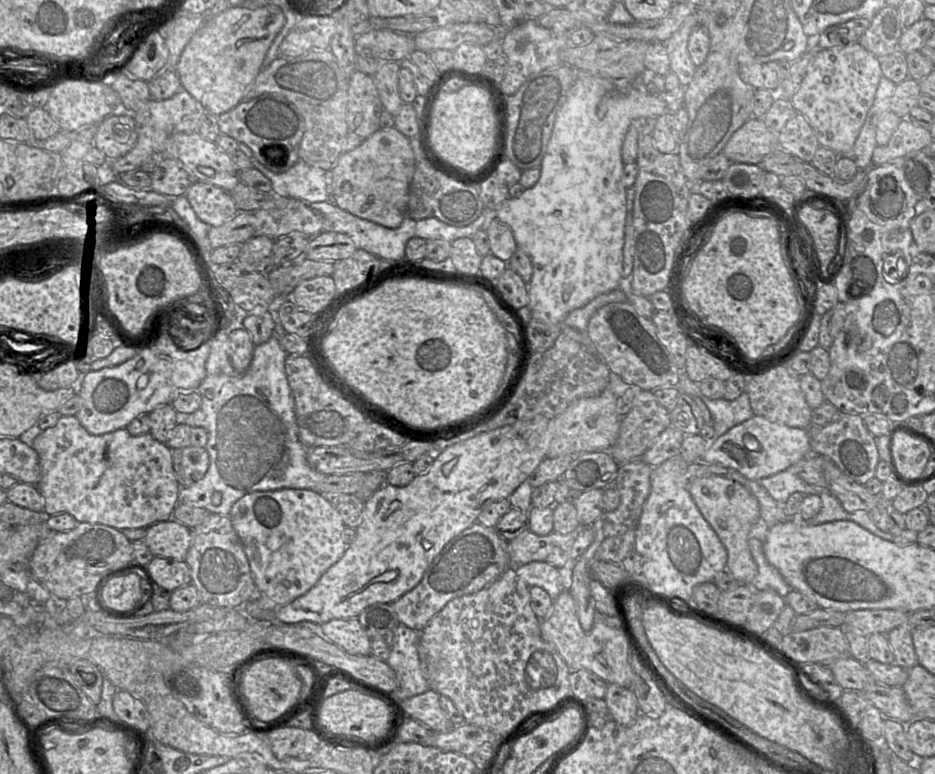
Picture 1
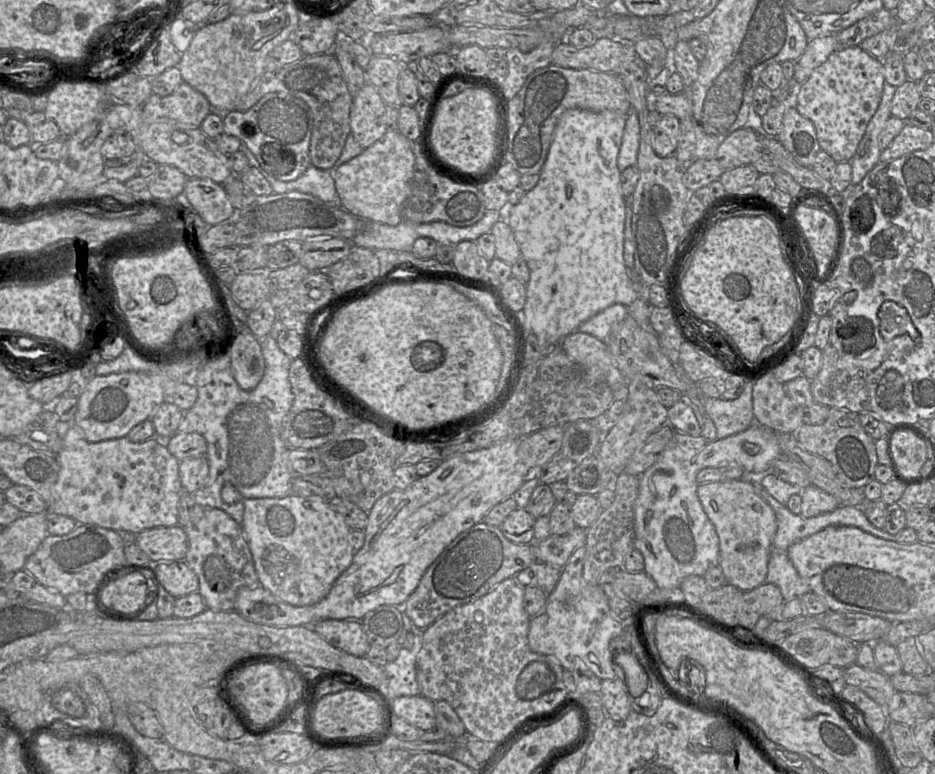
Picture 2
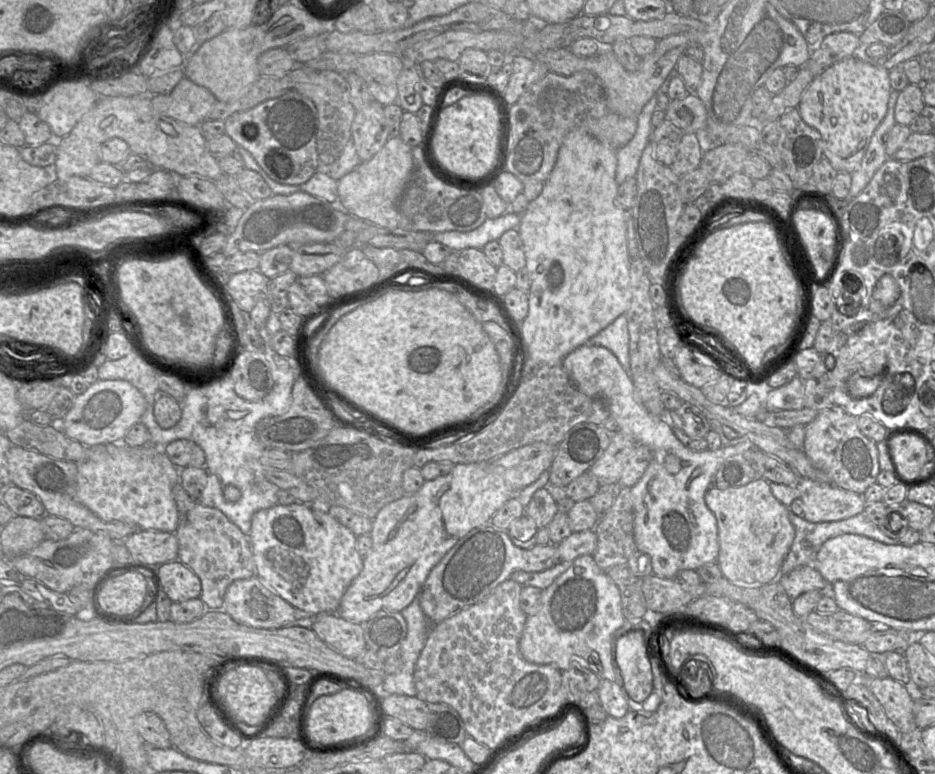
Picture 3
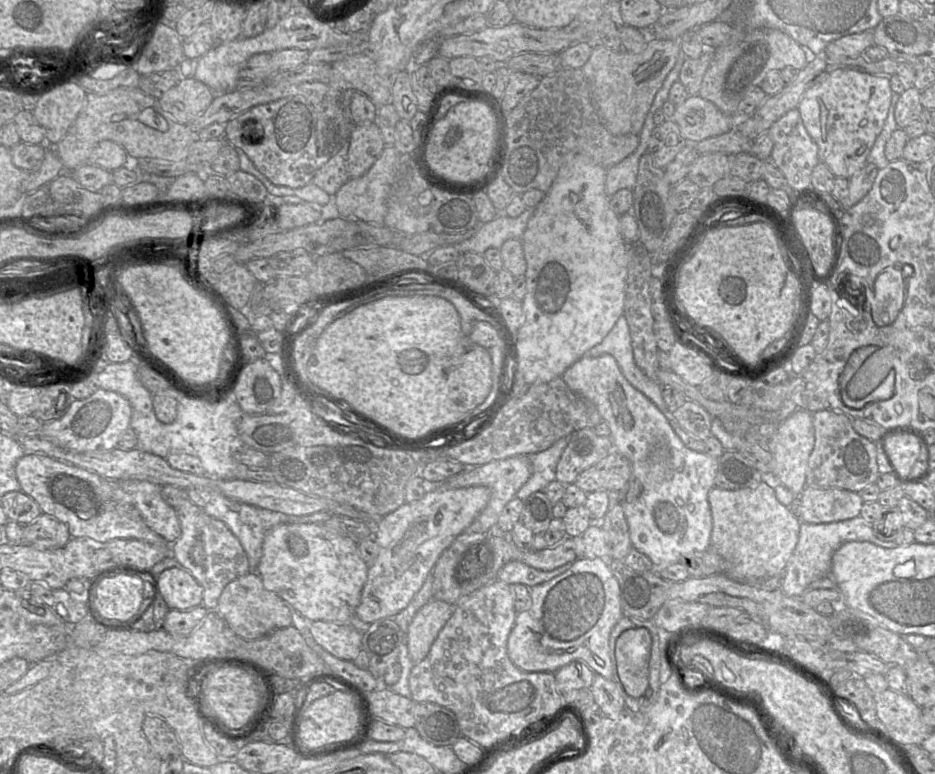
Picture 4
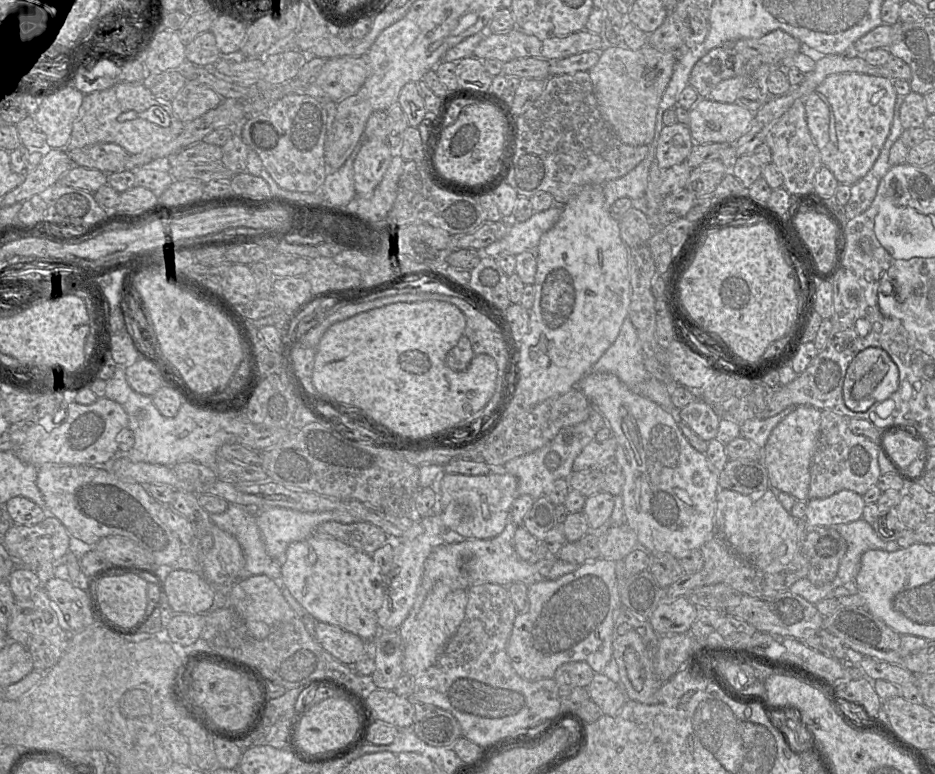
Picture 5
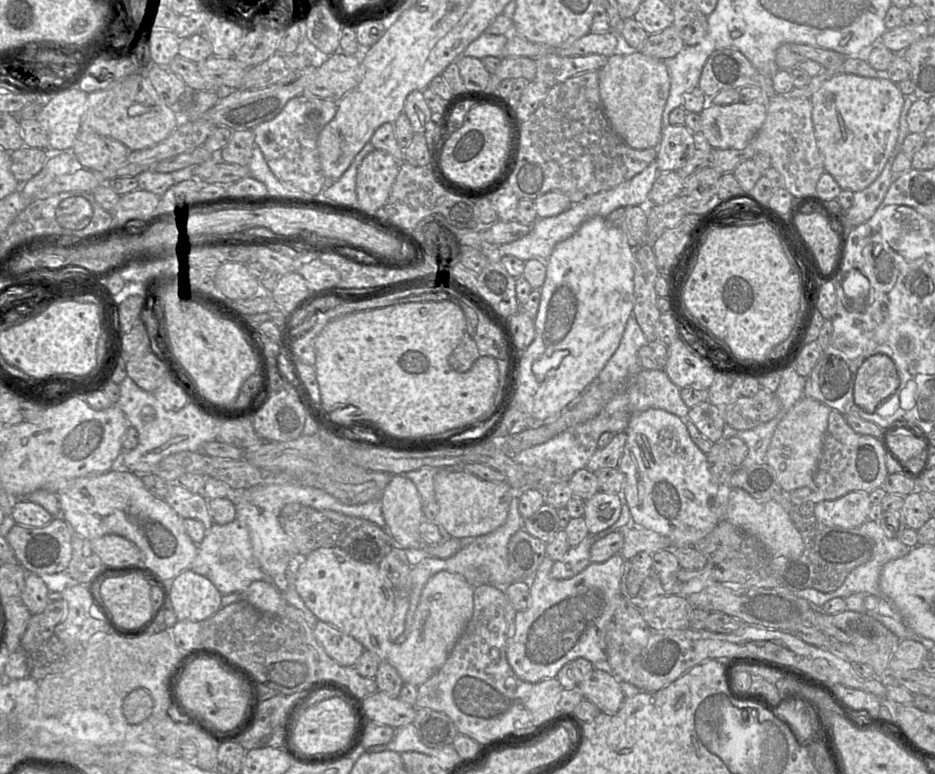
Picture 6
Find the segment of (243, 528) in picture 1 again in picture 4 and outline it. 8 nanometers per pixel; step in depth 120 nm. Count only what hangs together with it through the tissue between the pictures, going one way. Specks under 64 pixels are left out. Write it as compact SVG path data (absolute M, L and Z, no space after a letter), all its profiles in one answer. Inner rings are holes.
M287 523L272 528L265 535L263 555L256 572L267 590L276 593L302 616L312 621L353 624L368 569L360 555L358 544L323 523Z

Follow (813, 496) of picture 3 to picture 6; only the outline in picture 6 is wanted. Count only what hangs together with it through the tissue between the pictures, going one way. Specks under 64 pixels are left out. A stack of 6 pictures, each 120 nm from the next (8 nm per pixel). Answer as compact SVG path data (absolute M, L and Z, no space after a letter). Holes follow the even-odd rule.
M857 490L837 499L816 503L814 516L828 526L859 528L868 520L870 507L869 493Z

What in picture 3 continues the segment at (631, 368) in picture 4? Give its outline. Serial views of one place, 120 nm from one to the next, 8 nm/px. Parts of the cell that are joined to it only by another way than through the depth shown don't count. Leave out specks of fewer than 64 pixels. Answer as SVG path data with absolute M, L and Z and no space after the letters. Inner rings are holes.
M625 314L586 342L588 346L603 346L614 353L623 368L630 373L630 337Z

